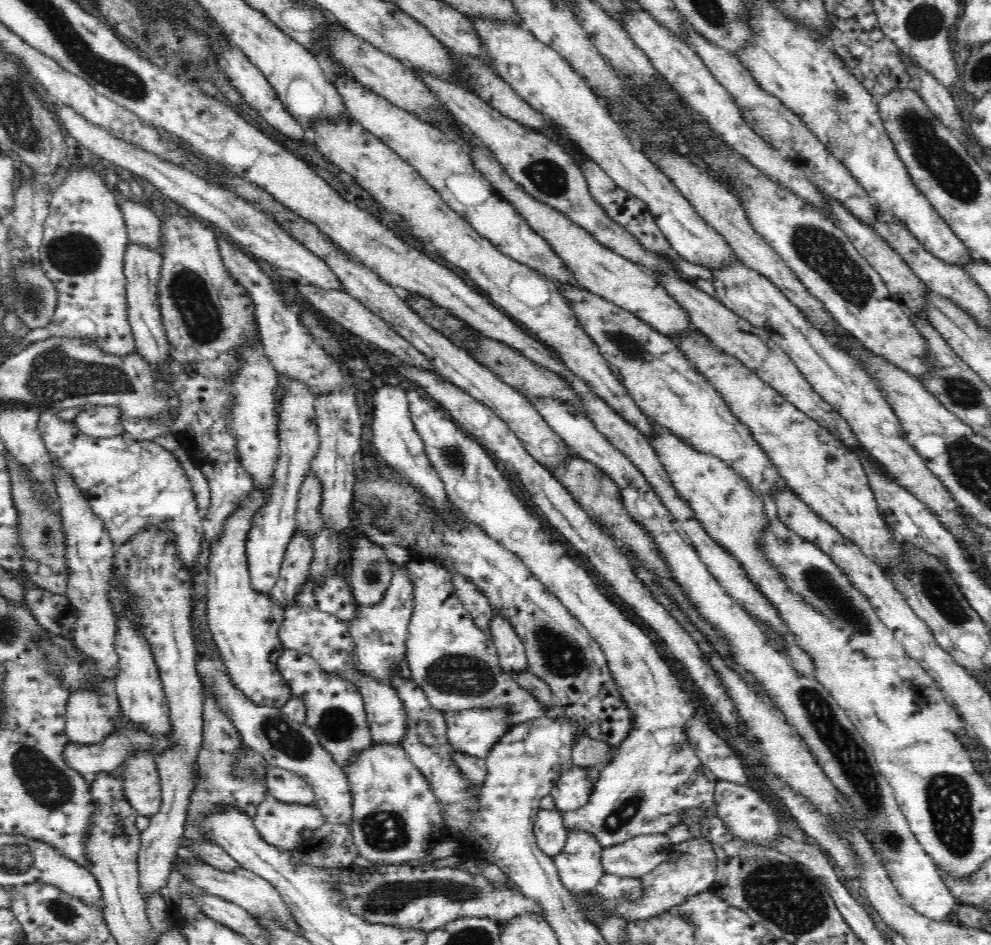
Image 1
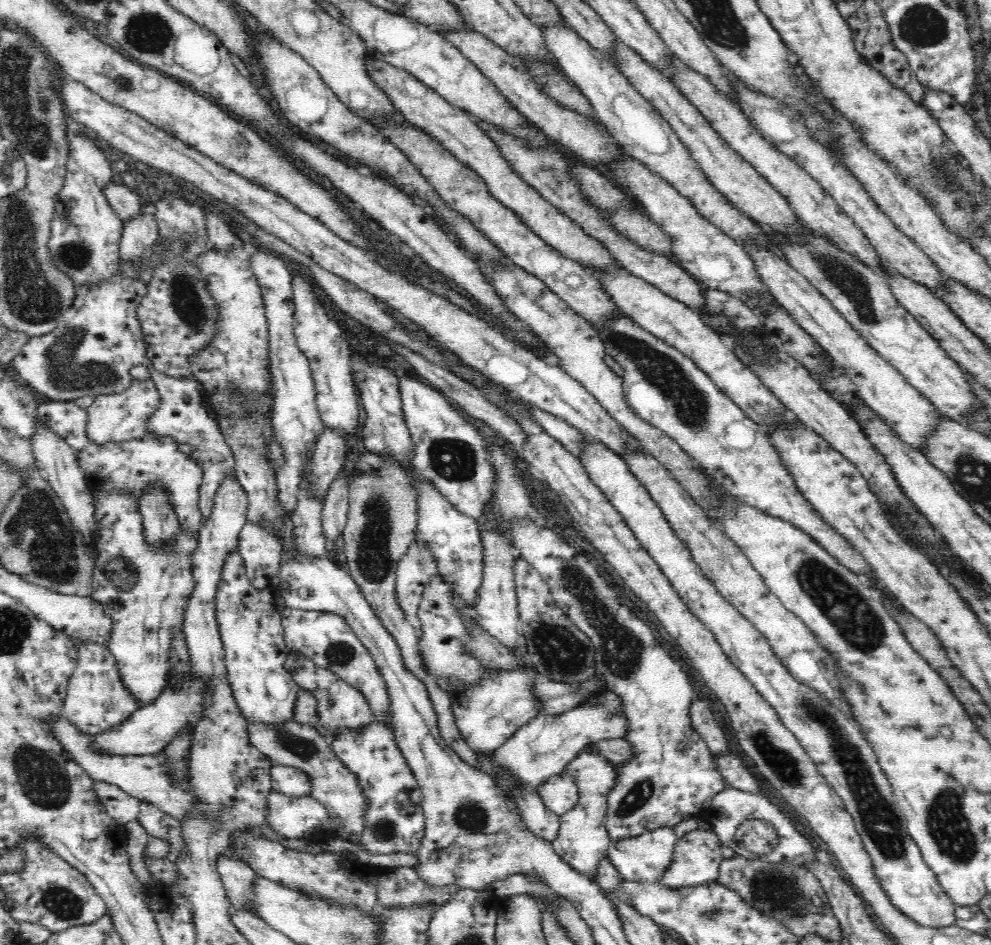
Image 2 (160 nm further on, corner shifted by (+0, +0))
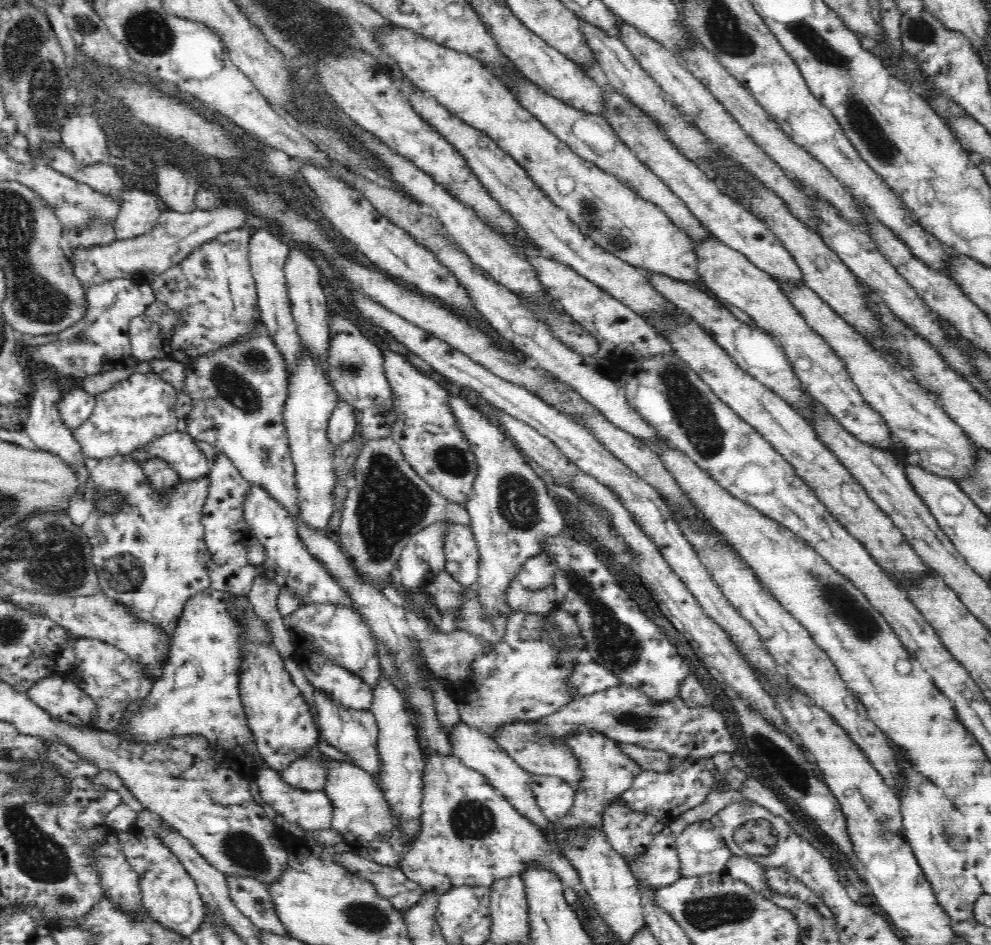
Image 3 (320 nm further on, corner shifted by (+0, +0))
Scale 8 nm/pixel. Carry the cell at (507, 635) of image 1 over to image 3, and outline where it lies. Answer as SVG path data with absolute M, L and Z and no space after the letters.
M448 390L446 405L460 425L462 437L474 453L478 474L472 494L464 503L471 518L472 532L479 550L479 591L477 596L487 614L506 614L511 608L506 601L506 588L526 560L543 548L545 538L555 537L564 528L564 515L552 490L528 465L516 443L458 392Z

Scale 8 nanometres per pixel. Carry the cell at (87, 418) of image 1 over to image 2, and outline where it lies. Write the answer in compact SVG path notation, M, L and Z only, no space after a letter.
M151 377L145 380L132 378L130 386L122 392L97 395L86 410L86 436L90 442L102 446L108 442L126 442L152 434L148 422L158 412L160 405L160 393Z

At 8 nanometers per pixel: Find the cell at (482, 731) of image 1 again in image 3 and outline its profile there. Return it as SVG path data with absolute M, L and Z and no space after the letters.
M556 604L547 613L528 613L513 611L508 619L508 626L504 638L496 643L496 646L483 656L473 661L473 672L475 672L474 694L464 695L462 700L457 700L461 719L481 730L484 734L492 736L496 730L500 730L506 722L520 722L520 720L539 720L554 714L561 706L572 702L575 690L569 682L569 678L578 664L576 658L564 662L561 654L568 649L578 645L585 646L585 640L581 636L579 622L563 608Z

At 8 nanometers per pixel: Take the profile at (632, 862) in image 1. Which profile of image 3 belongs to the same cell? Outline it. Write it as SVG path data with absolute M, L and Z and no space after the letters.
M668 826L656 835L652 846L631 865L634 876L654 890L671 886L681 876L681 862L674 833Z

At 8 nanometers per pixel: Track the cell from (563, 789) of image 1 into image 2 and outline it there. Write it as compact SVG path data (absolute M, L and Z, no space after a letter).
M566 772L547 779L537 789L537 793L548 810L560 817L576 806L579 797L574 780Z

